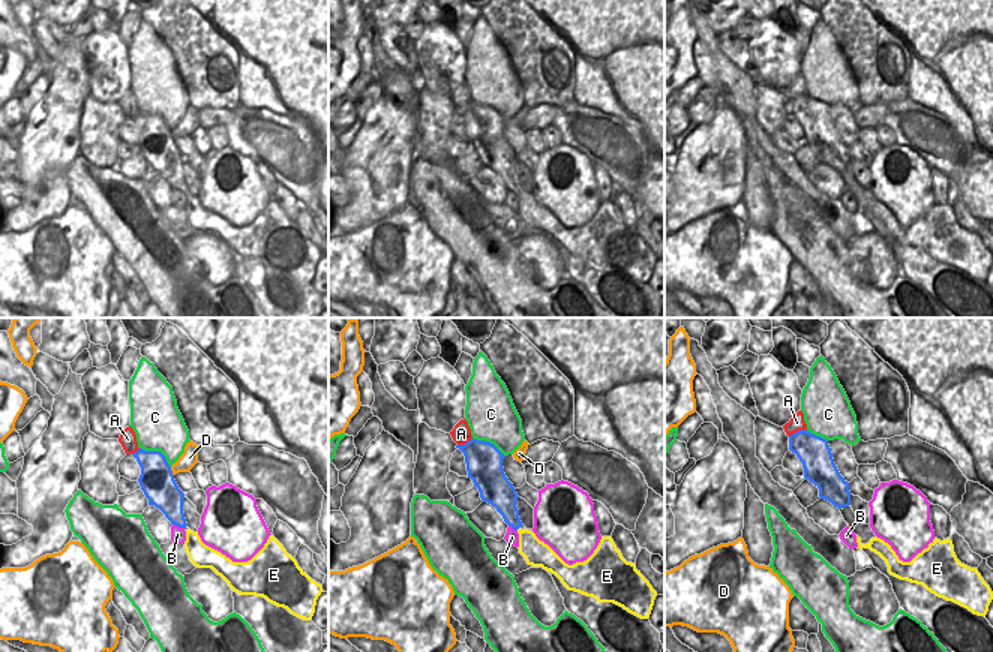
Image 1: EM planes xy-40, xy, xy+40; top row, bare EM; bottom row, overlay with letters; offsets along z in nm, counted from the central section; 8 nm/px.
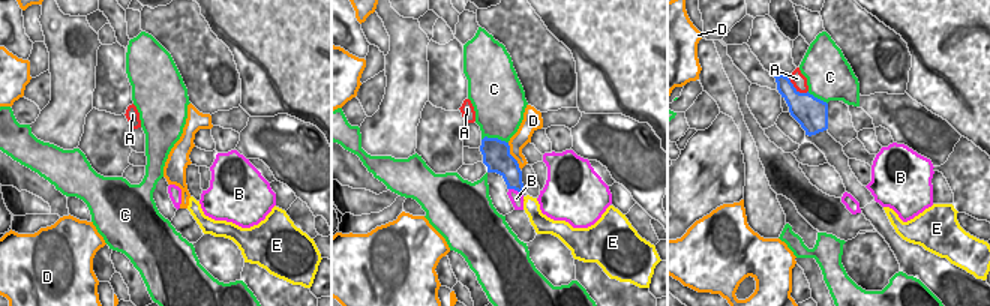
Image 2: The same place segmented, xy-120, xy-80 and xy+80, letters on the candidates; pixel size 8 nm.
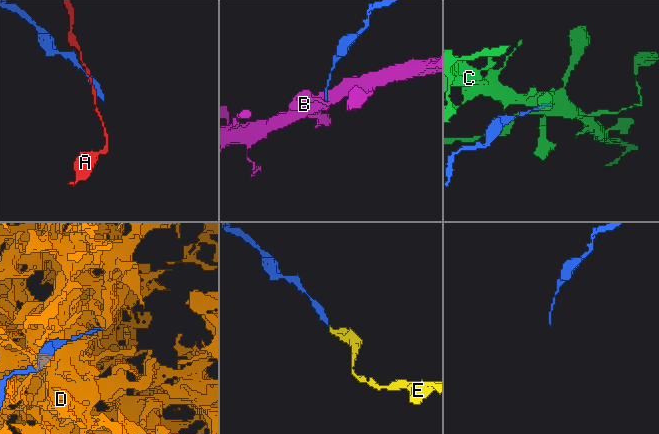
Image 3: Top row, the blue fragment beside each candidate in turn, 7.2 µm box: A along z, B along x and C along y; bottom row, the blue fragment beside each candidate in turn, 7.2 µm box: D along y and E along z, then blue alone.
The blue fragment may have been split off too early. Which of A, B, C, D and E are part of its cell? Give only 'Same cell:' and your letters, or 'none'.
Same cell: E

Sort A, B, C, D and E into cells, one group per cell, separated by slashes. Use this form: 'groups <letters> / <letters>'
groups A / B / C / D / E

